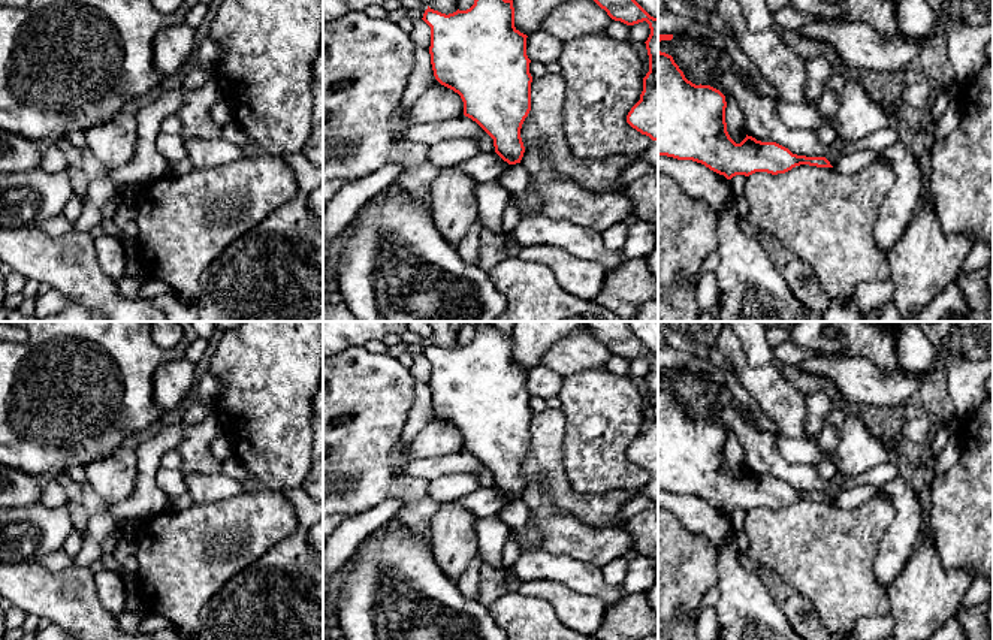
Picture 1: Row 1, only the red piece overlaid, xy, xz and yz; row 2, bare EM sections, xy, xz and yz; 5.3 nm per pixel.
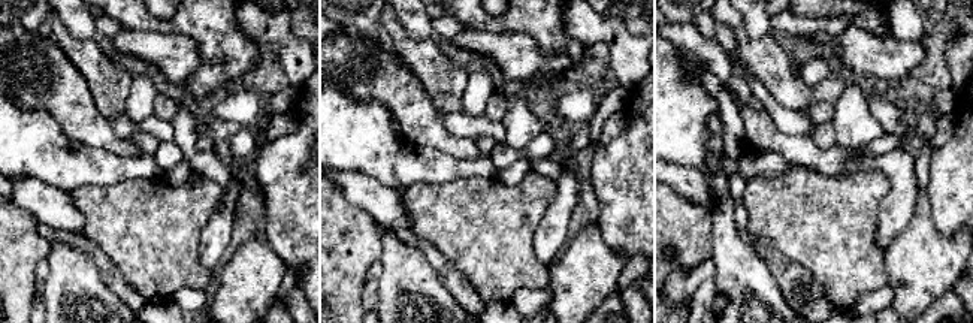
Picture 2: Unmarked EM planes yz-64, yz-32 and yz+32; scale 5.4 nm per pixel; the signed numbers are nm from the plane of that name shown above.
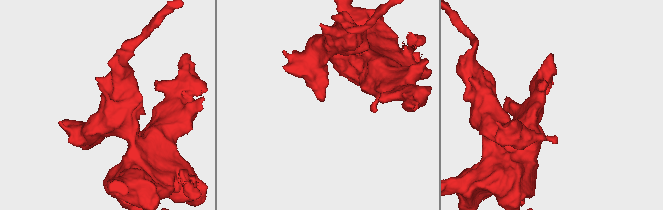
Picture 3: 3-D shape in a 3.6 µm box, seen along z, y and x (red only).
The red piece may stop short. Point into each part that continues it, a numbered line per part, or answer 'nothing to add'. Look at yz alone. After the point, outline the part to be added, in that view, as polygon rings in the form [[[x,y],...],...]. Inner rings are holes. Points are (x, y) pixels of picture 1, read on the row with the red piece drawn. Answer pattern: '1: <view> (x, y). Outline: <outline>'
nothing to add

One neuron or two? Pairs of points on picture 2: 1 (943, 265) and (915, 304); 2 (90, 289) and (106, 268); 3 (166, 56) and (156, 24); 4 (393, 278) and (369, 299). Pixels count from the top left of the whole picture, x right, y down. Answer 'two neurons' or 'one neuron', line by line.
1: one neuron
2: two neurons
3: two neurons
4: two neurons

